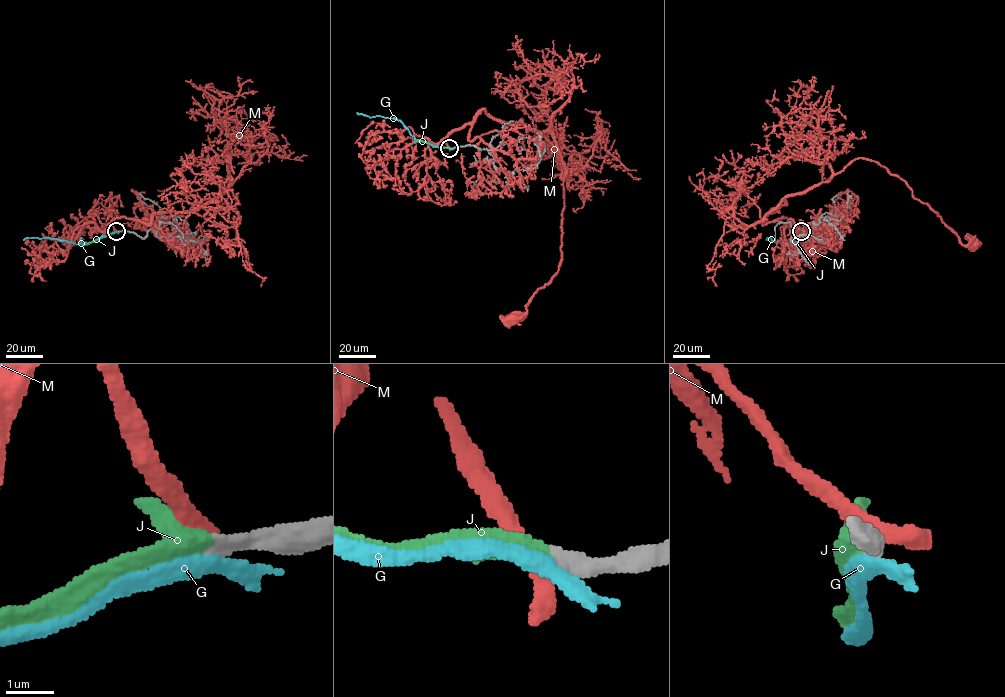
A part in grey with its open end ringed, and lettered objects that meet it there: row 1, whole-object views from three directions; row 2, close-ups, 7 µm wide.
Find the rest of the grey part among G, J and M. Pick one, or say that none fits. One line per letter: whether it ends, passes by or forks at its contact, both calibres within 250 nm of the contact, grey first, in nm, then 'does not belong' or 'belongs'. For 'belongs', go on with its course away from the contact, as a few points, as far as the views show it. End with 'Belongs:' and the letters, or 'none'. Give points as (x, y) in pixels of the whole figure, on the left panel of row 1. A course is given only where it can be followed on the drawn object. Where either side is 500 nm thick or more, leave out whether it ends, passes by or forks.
G: it passes by | 400/320 nm | does not belong
J: it passes by | 400/400 nm | belongs | via (116, 231), (81, 244)
M: 400/500 nm | does not belong
Belongs: J

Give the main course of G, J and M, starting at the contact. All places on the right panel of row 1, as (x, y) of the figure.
G: (801, 232), (793, 243), (776, 242), (770, 237), (767, 240)
J: (801, 231), (793, 244)
M: (802, 231), (783, 217), (762, 223), (787, 196), (826, 182), (859, 158), (896, 175), (962, 243), (971, 246)

